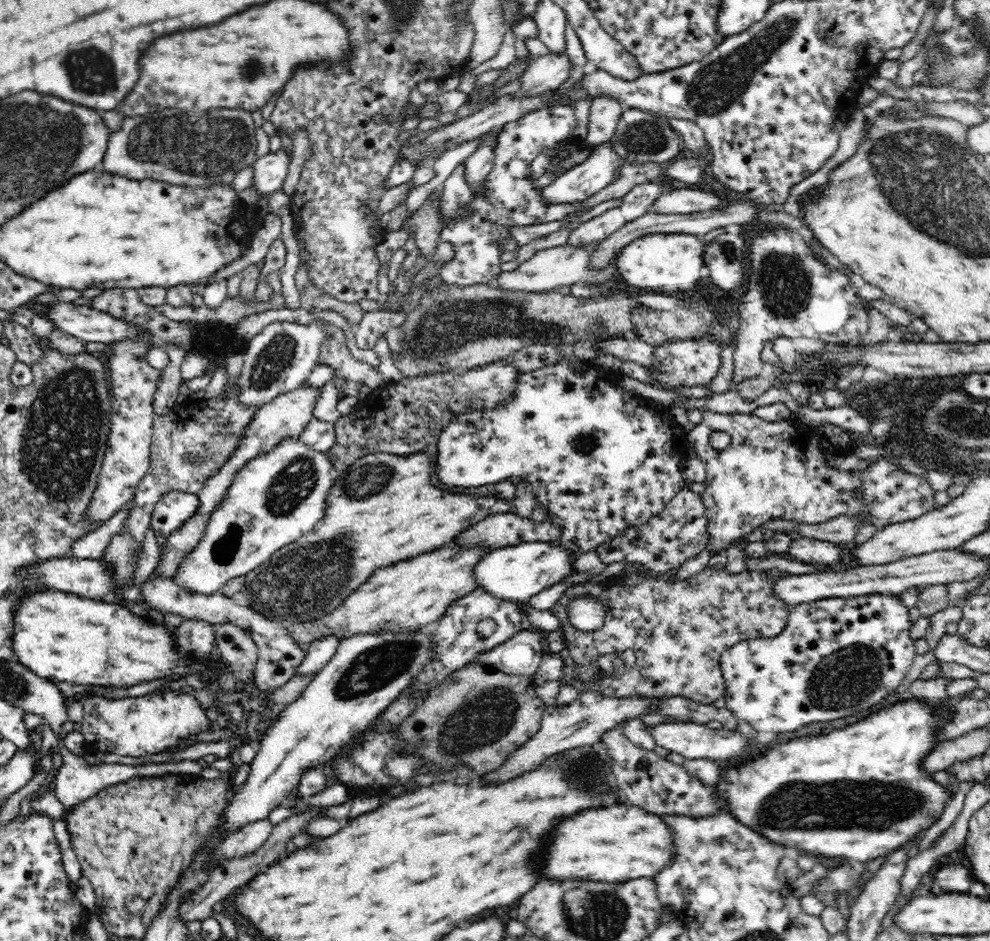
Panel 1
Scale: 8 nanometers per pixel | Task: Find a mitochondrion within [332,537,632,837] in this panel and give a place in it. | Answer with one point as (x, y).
(485, 718)

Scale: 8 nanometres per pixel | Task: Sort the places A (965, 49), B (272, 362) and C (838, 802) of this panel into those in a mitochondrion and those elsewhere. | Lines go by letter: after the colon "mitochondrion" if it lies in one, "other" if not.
A: mitochondrion
B: mitochondrion
C: mitochondrion

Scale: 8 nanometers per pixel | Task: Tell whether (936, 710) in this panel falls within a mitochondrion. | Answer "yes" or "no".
no

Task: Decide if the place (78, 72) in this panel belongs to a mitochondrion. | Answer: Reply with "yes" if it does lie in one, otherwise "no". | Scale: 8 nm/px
yes

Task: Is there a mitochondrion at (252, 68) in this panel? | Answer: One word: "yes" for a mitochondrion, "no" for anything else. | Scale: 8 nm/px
yes

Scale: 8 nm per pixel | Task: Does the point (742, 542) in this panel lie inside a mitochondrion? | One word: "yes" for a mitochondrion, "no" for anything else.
no

